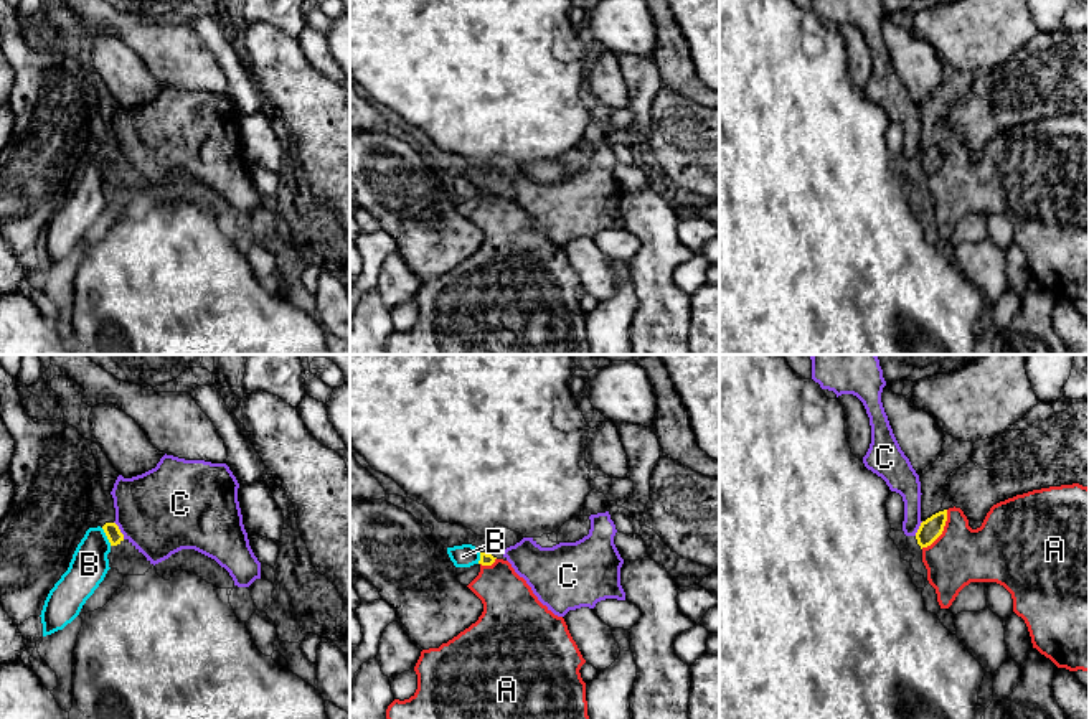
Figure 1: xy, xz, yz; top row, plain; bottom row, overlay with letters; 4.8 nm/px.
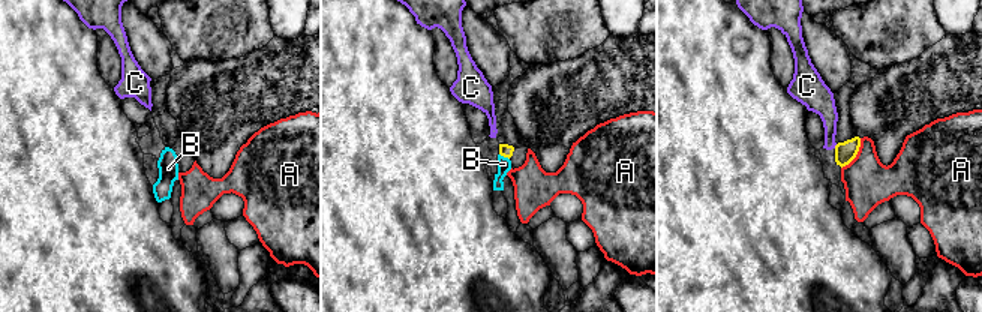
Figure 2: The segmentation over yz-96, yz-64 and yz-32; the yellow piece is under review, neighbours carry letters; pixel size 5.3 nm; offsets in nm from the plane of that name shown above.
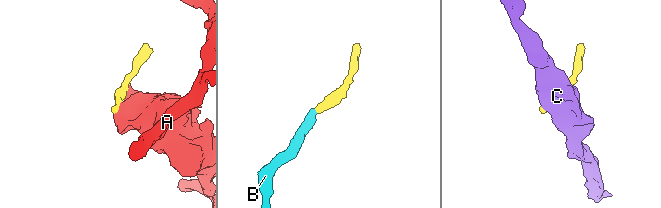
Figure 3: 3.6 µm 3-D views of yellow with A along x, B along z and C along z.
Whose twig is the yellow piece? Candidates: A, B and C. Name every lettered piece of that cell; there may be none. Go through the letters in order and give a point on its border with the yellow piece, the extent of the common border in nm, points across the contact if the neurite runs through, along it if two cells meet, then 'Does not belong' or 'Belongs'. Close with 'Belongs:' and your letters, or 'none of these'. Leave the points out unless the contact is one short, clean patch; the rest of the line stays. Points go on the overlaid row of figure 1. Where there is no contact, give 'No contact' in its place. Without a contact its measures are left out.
A: Touches yellow at yz (942, 530). Shared border 240 nm. Does not belong
B: Touches yellow at xy (106, 535). Shared border 100 nm. Path across: xy (111, 530), (106, 535), (94, 546), (89, 564). Belongs
C: Touches yellow at xy (119, 530). Shared border 100 nm. Does not belong
Belongs: B

